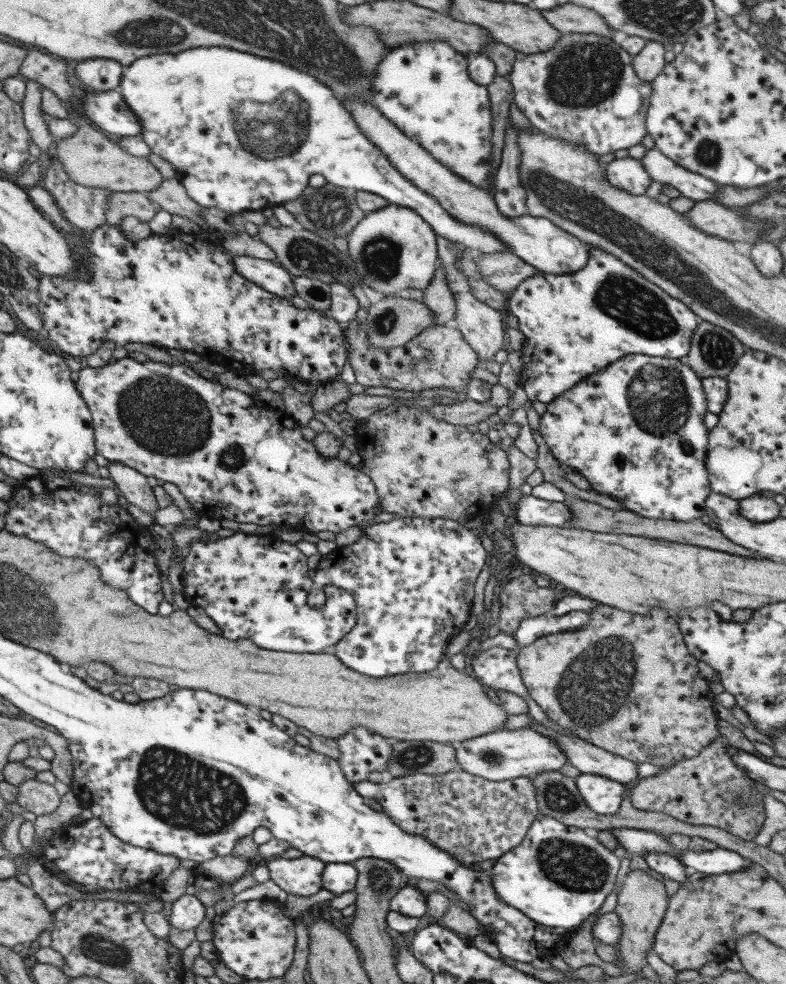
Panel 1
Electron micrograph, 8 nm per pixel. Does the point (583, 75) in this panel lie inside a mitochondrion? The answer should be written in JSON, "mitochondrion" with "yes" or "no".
{"mitochondrion":"yes"}

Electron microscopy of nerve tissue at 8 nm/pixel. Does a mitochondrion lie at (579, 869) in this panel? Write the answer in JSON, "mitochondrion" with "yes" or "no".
{"mitochondrion":"yes"}

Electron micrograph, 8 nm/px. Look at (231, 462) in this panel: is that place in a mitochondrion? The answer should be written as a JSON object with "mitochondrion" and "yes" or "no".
{"mitochondrion":"yes"}

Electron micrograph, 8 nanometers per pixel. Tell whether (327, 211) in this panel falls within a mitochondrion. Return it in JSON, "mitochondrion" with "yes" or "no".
{"mitochondrion":"yes"}

